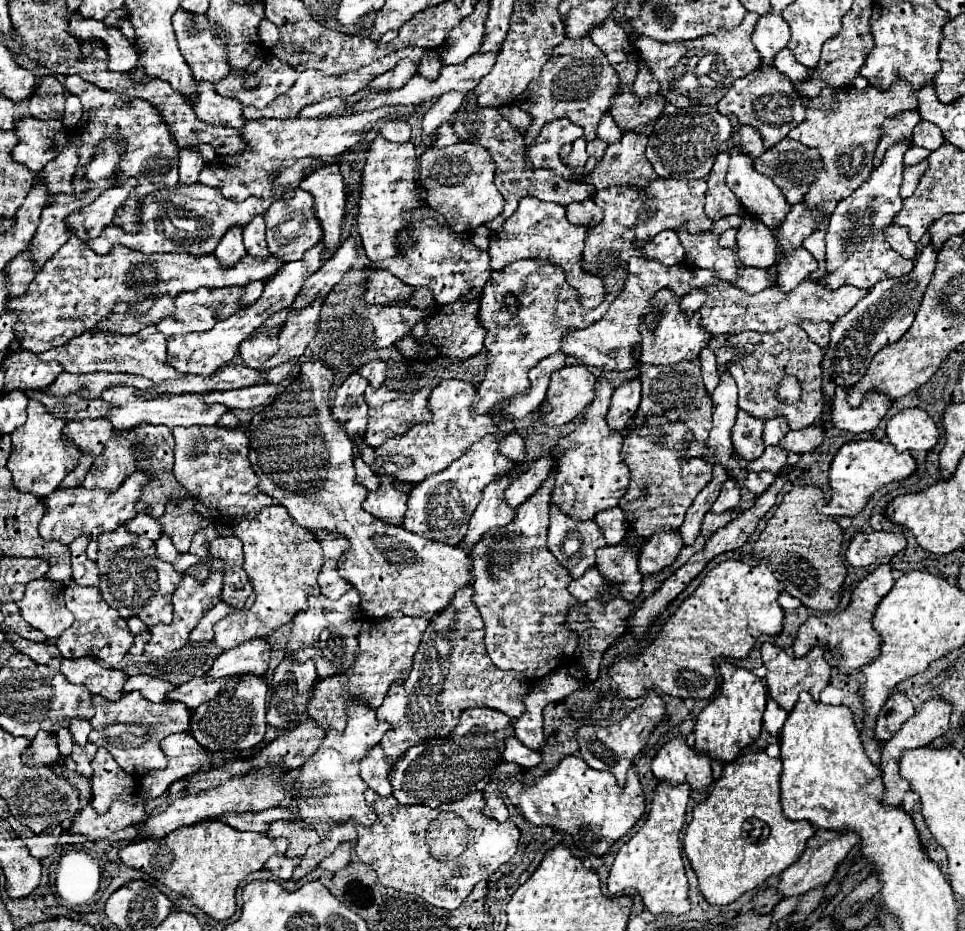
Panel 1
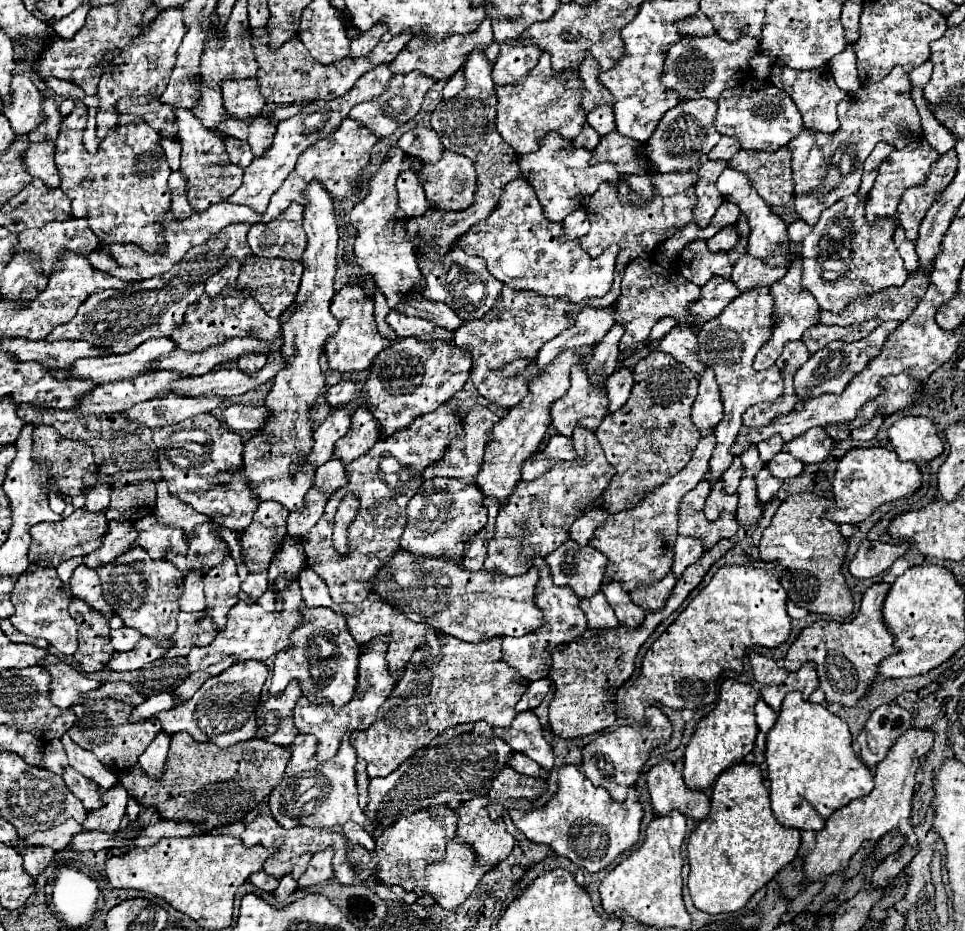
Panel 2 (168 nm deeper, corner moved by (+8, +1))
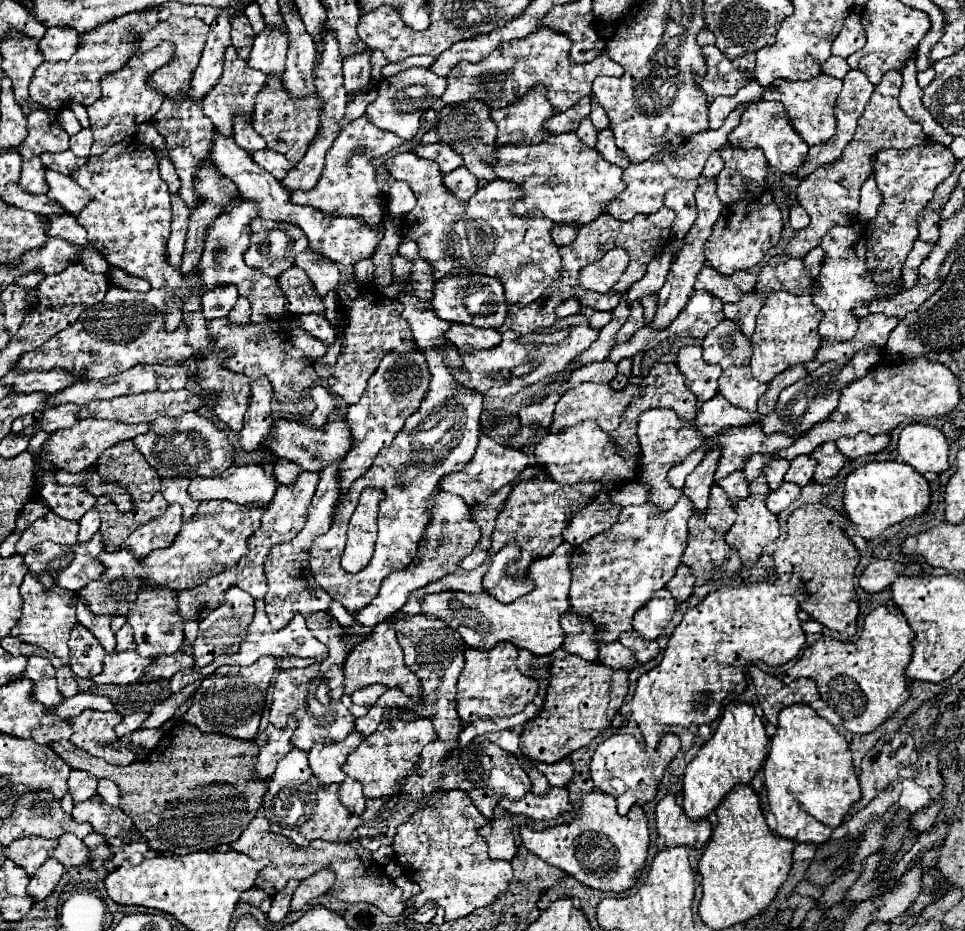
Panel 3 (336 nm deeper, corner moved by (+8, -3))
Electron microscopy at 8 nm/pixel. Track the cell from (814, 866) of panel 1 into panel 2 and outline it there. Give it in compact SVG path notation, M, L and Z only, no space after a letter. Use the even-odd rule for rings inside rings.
M918 728L906 730L896 740L888 756L876 766L874 790L868 796L852 800L848 806L836 810L826 820L826 828L816 832L816 848L804 854L804 872L810 882L822 880L824 876L844 870L864 840L878 840L886 832L894 830L902 820L910 818L916 772L920 768L920 760L930 752L932 744L934 744L932 730L918 730Z

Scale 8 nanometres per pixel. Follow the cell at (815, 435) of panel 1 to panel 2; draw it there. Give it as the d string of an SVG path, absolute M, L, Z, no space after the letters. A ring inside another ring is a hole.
M812 428L806 432L806 436L798 436L790 444L784 444L784 450L804 464L820 464L830 456L832 446L834 440L826 434L824 428Z

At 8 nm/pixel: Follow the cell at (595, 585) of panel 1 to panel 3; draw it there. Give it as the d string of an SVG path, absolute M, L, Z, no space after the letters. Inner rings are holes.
M618 640L612 644L598 644L598 656L610 668L634 668L636 666L634 654L628 648L624 648Z

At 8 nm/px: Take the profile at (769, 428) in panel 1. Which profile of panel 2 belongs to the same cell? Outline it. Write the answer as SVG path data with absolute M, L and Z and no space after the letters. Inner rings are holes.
M772 436L770 440L764 440L762 444L758 444L758 452L760 452L762 462L764 464L770 462L778 452L782 452L782 446L784 446L784 442L778 440L778 436Z

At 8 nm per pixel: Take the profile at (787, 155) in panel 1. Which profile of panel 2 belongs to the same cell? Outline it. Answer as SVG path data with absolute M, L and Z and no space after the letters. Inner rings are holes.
M784 148L782 152L772 154L772 158L764 158L762 152L740 150L730 160L728 166L744 172L756 192L770 206L784 206L790 202L792 190L792 152ZM784 160L784 162L782 162Z

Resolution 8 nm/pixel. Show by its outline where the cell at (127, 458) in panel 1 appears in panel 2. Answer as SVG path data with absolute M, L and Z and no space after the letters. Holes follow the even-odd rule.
M96 484L94 488L90 488L90 496L86 498L86 510L88 512L104 512L104 510L108 510L110 494L112 494L110 484Z

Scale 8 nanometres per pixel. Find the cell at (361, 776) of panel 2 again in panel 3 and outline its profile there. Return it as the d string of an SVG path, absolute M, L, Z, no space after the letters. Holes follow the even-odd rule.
M346 778L340 788L340 800L344 806L352 808L356 814L362 814L366 806L366 798L362 796L362 784L358 784L358 780Z

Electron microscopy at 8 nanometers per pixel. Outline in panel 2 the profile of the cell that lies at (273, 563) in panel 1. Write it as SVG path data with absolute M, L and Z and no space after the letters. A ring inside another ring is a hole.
M282 574L278 576L278 590L284 598L284 610L282 612L264 612L256 602L240 602L236 604L230 614L228 614L228 626L224 632L220 632L212 644L208 644L206 648L194 648L188 654L188 662L186 668L188 672L198 672L202 668L208 668L212 664L218 664L224 658L234 658L234 660L250 660L250 658L258 658L258 660L268 660L270 656L276 656L282 650L292 648L292 640L290 640L290 632L294 632L296 628L300 628L302 624L302 608L306 604L302 604L302 594L298 592L298 578L296 576L288 576Z

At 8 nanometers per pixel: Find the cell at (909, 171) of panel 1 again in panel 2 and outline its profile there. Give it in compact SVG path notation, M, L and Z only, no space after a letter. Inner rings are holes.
M918 138L918 140L910 142L906 148L894 150L890 156L886 156L886 160L882 162L882 166L878 170L878 178L868 196L868 202L866 202L866 222L876 224L882 218L896 218L896 210L898 210L904 190L908 190L910 186L924 184L926 176L930 174L930 166L938 158L940 158L940 154L926 142L926 138Z

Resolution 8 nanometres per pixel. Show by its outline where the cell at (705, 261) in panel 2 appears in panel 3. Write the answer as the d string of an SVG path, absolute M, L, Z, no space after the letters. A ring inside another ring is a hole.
M704 262L702 272L698 274L698 280L694 284L694 290L706 290L720 298L722 302L736 302L744 292L752 290L756 284L756 274L738 270L730 276L722 276L710 268L710 264Z

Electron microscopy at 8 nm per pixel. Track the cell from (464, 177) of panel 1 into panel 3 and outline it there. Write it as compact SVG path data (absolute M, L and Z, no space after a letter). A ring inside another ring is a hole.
M458 166L454 172L444 174L444 186L448 188L448 192L452 196L456 196L462 202L466 202L470 196L474 196L476 190L480 188L478 180L474 176L470 176L466 166Z

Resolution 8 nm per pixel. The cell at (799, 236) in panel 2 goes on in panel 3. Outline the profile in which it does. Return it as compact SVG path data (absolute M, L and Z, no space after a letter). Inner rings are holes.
M794 204L794 206L790 208L790 226L792 226L792 230L794 230L794 232L800 232L800 230L806 228L808 224L810 224L810 216L804 212L802 206Z

